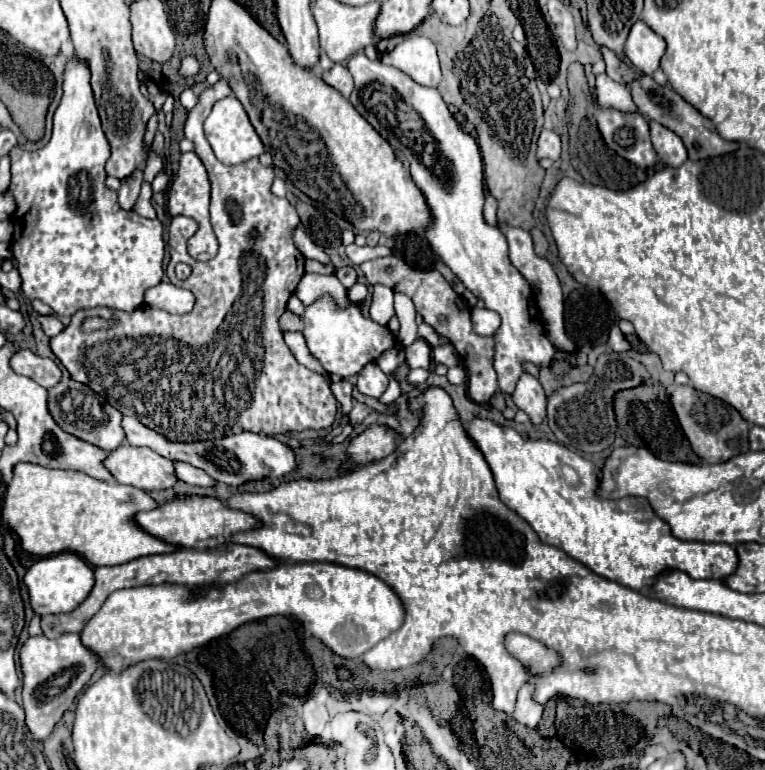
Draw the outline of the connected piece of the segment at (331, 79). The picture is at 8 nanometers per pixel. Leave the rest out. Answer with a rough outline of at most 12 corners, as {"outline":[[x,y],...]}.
{"outline":[[340,63],[322,73],[330,87],[350,97],[352,75]]}

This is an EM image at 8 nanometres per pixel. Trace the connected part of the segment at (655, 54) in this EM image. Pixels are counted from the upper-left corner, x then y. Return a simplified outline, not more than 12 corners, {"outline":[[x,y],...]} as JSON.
{"outline":[[644,21],[626,41],[626,57],[644,75],[660,67],[666,41]]}

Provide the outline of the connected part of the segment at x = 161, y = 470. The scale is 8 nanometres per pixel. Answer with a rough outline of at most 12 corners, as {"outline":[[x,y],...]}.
{"outline":[[120,445],[102,463],[118,483],[162,491],[172,461],[148,447]]}

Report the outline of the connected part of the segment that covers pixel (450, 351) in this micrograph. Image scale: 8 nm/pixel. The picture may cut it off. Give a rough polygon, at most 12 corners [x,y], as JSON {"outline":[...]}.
{"outline":[[452,345],[432,349],[436,365],[454,367],[460,357]]}

